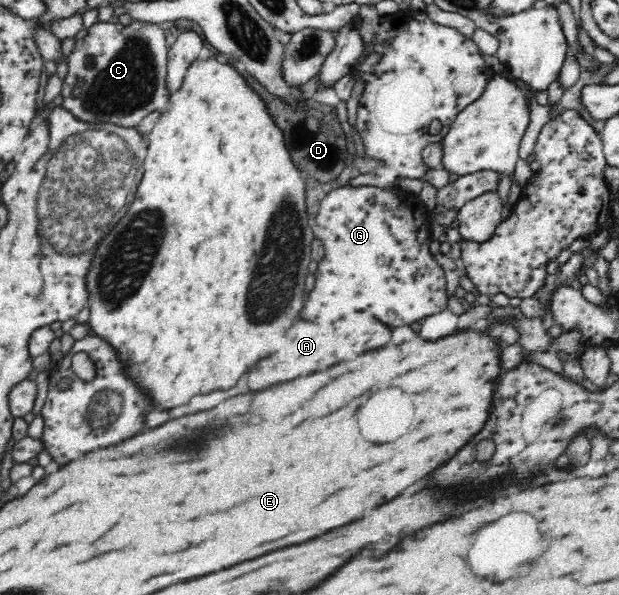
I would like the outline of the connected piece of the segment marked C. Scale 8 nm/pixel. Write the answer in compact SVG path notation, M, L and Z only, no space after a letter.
M97 21L88 28L88 34L73 48L68 58L67 74L63 79L63 101L58 106L70 112L77 120L95 124L95 122L110 122L121 128L137 128L145 116L151 112L162 113L169 102L166 91L168 47L165 35L157 23L150 27L141 27L132 22L125 27L120 23L113 24Z

